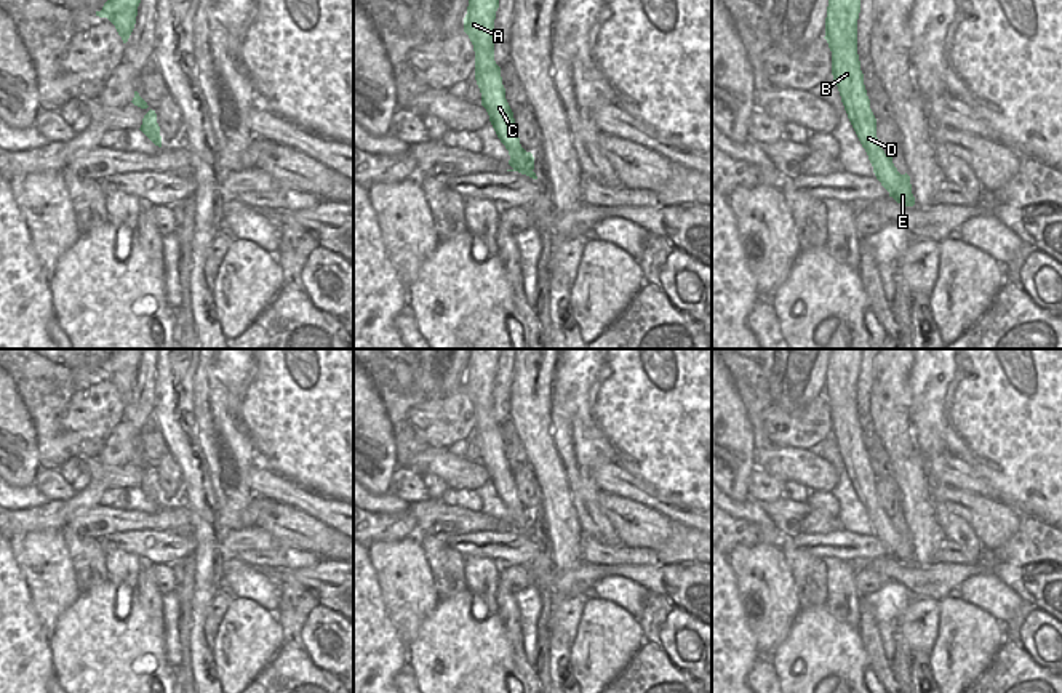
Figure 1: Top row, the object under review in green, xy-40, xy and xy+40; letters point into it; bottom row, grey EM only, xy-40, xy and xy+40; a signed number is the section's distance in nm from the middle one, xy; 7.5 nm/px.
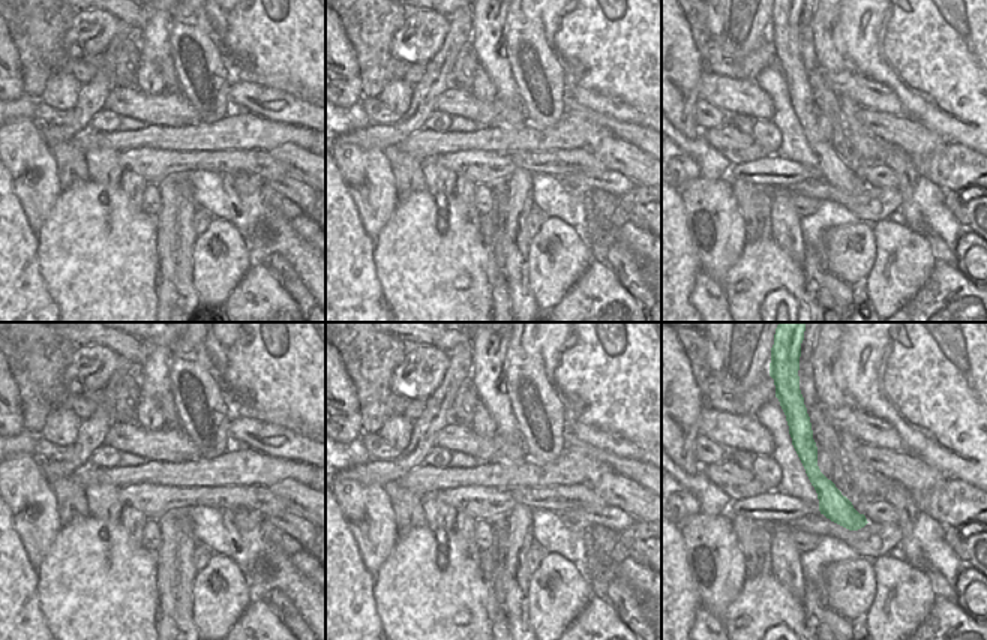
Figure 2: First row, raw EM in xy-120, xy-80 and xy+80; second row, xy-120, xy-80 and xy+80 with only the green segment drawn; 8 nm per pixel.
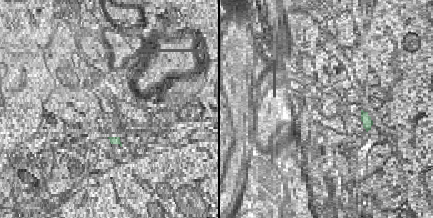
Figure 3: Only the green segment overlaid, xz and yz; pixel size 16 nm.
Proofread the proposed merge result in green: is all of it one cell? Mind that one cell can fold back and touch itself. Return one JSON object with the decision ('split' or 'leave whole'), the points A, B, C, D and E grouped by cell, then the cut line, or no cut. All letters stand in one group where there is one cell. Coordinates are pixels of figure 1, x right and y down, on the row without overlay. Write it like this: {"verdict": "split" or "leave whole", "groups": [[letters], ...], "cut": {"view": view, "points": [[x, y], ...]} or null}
{"verdict": "leave whole", "groups": [["A", "B", "C", "D", "E"]], "cut": null}

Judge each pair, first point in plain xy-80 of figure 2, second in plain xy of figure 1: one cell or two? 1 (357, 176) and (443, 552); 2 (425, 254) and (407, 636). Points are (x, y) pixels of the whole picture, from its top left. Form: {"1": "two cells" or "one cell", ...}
{"1": "two cells", "2": "two cells"}

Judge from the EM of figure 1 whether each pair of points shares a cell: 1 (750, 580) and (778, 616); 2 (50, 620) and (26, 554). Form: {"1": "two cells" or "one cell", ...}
{"1": "one cell", "2": "one cell"}

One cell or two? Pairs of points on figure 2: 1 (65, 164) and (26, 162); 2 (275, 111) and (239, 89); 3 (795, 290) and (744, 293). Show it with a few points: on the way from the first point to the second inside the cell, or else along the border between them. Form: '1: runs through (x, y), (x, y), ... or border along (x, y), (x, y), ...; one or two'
1: border along (48, 147), (62, 189); two
2: runs through (269, 102), (248, 95); one
3: runs through (783, 282), (756, 282); one

